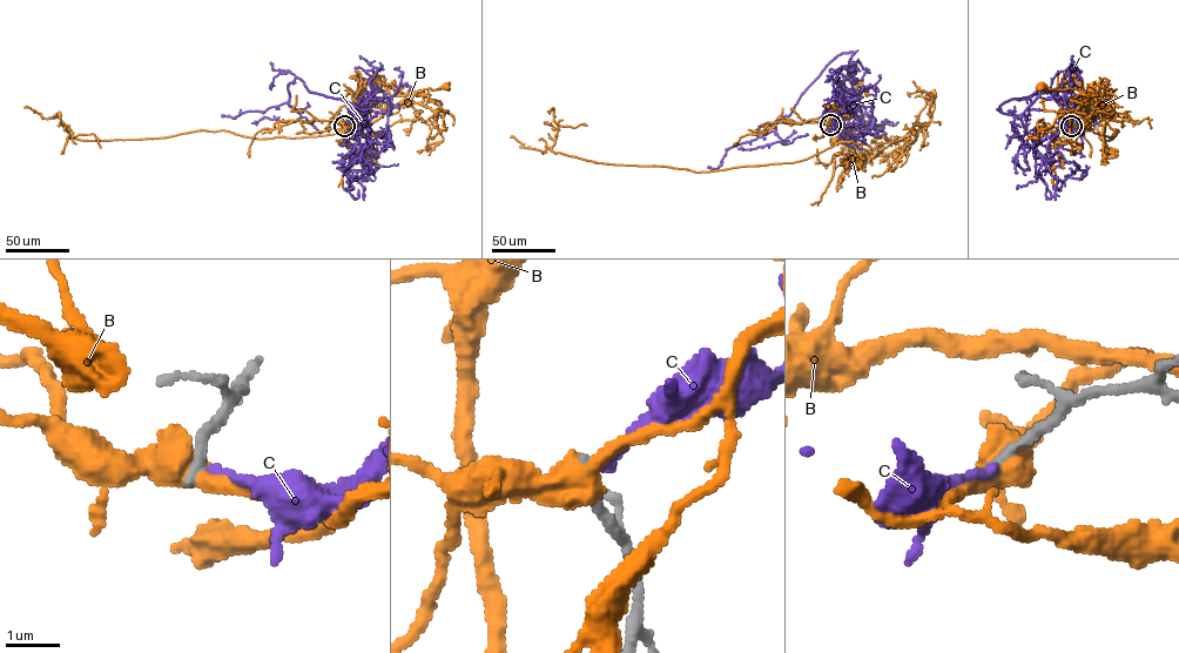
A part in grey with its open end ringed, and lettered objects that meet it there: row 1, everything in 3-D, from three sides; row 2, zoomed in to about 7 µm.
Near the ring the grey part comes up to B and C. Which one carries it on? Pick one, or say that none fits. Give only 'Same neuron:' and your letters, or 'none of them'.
Same neuron: none of them

